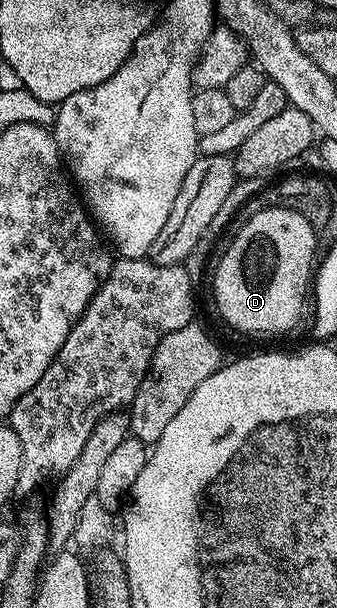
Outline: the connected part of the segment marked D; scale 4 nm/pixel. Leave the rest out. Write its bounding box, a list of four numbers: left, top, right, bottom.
[213,209,319,333]

